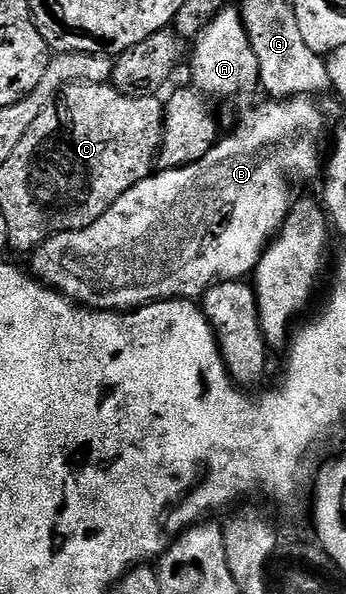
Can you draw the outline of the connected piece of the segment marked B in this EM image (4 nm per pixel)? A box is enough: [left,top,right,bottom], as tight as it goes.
[28,96,326,312]

